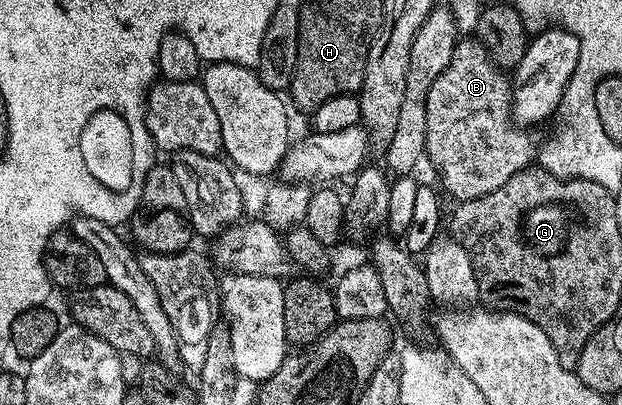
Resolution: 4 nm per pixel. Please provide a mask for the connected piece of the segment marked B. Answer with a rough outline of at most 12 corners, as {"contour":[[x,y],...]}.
{"contour":[[464,37],[426,97],[427,162],[456,201],[534,159],[505,72]]}

